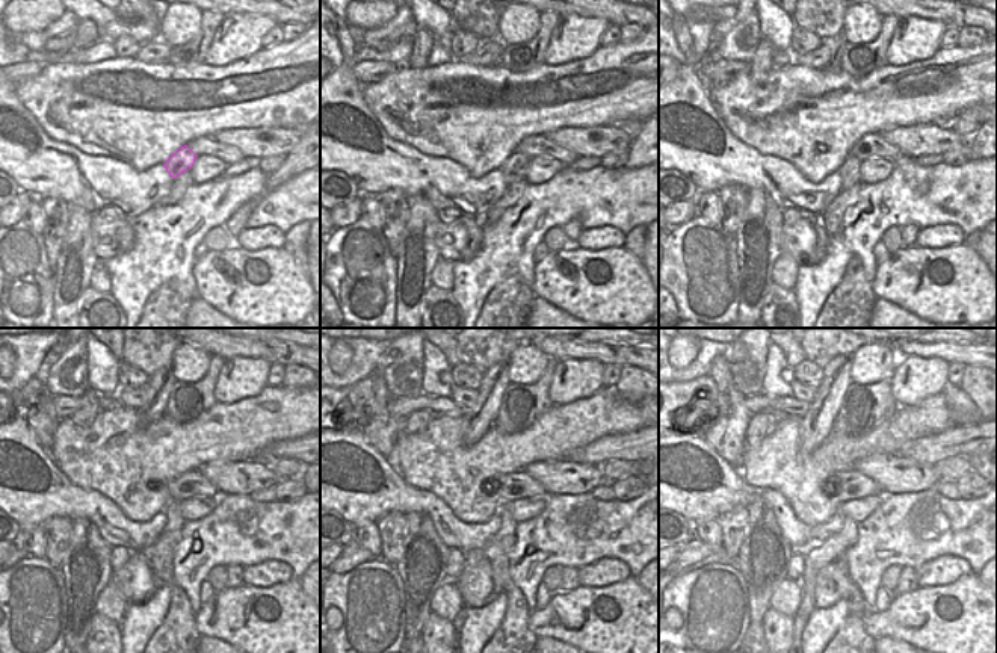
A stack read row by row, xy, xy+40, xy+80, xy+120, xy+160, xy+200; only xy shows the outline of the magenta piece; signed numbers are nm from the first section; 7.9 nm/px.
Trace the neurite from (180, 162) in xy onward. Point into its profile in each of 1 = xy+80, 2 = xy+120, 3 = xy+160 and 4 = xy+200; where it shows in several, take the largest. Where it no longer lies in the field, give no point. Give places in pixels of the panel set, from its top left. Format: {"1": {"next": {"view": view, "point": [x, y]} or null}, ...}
{"1": {"next": {"view": "xy+80", "point": [849, 171]}}, "2": {"next": {"view": "xy+120", "point": [172, 511]}}, "3": {"next": {"view": "xy+160", "point": [508, 523]}}, "4": {"next": {"view": "xy+200", "point": [819, 555]}}}

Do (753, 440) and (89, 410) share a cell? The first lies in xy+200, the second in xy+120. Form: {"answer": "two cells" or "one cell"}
{"answer": "one cell"}

